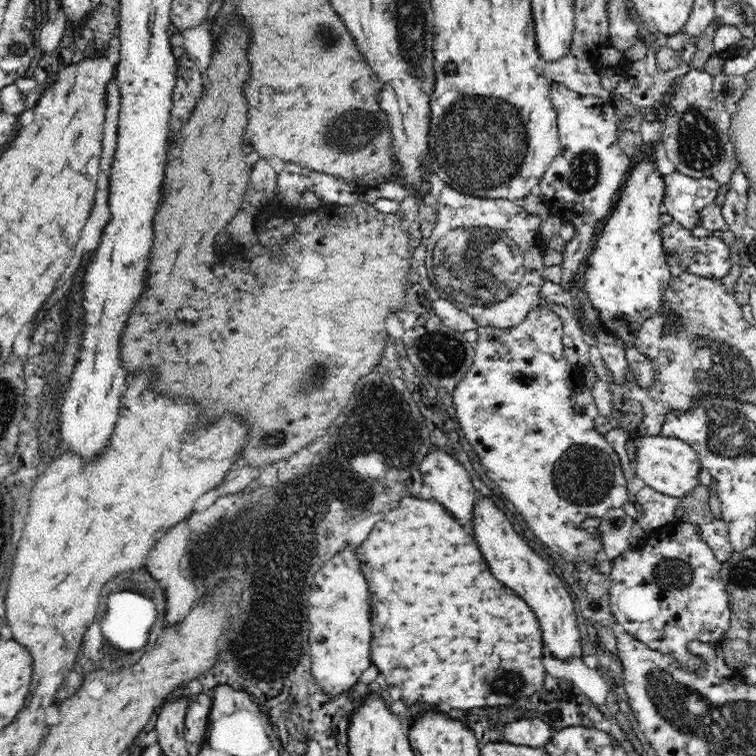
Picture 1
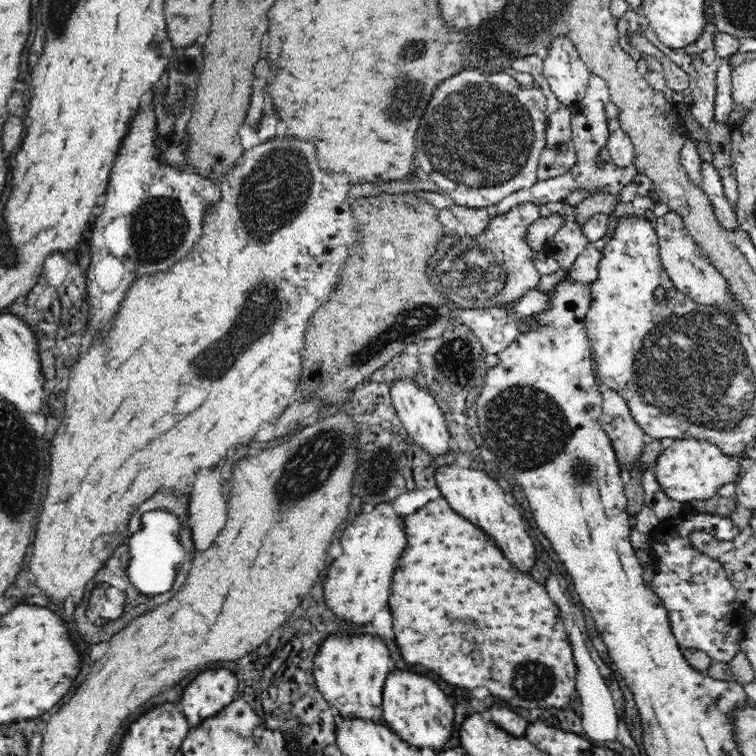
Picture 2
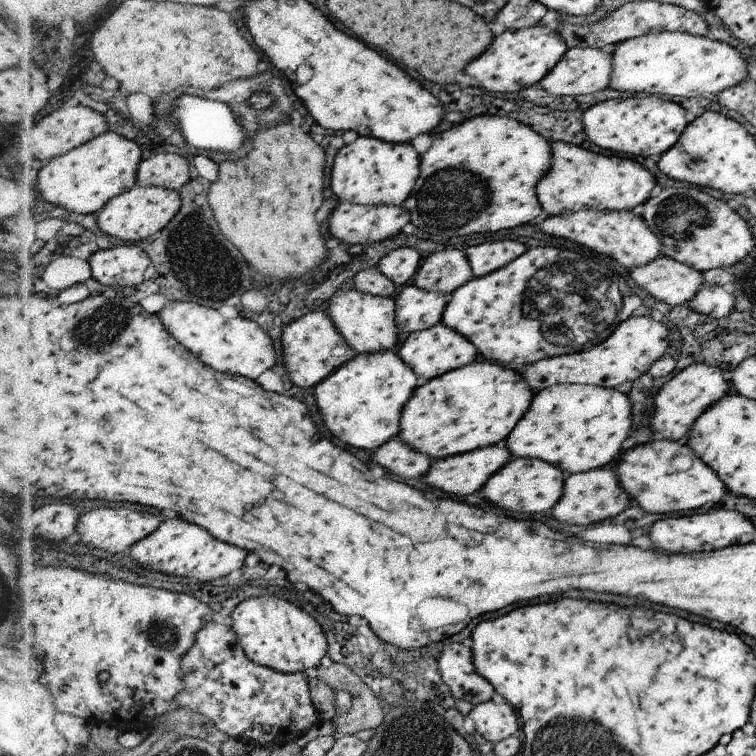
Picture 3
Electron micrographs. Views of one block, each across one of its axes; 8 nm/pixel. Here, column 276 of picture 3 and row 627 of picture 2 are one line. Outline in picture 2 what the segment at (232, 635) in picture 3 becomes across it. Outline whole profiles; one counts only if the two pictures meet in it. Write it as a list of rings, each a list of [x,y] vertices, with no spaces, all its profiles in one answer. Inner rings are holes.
[[[698,512],[686,514],[680,524],[668,518],[666,522],[662,520],[661,523],[662,525],[658,525],[658,530],[653,530],[654,534],[651,533],[649,537],[648,549],[657,559],[657,573],[654,574],[649,586],[664,603],[664,608],[668,611],[670,628],[681,649],[695,648],[705,652],[711,660],[729,664],[739,651],[743,630],[747,623],[747,611],[745,605],[738,602],[736,589],[727,577],[722,561],[714,560],[707,553],[700,552],[690,541],[690,534],[694,530],[705,530],[721,542],[730,542],[739,535],[740,529],[728,517]]]

